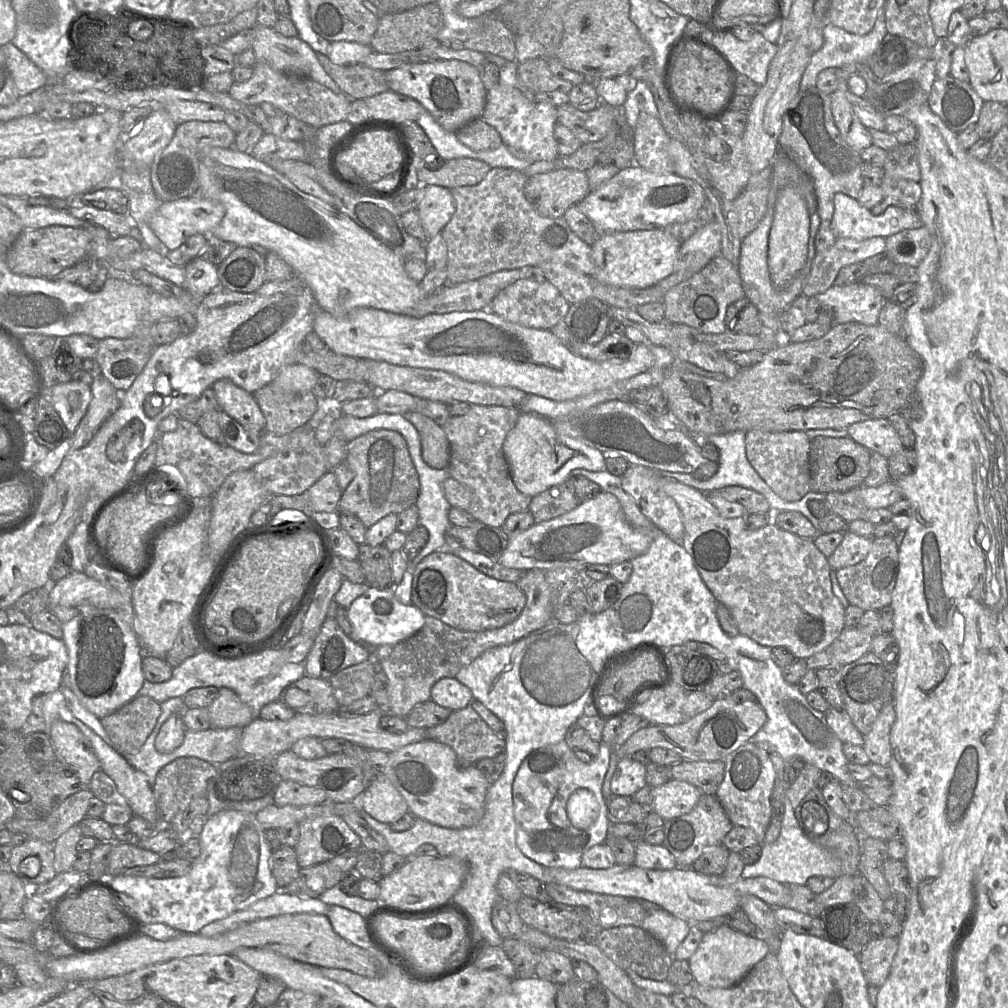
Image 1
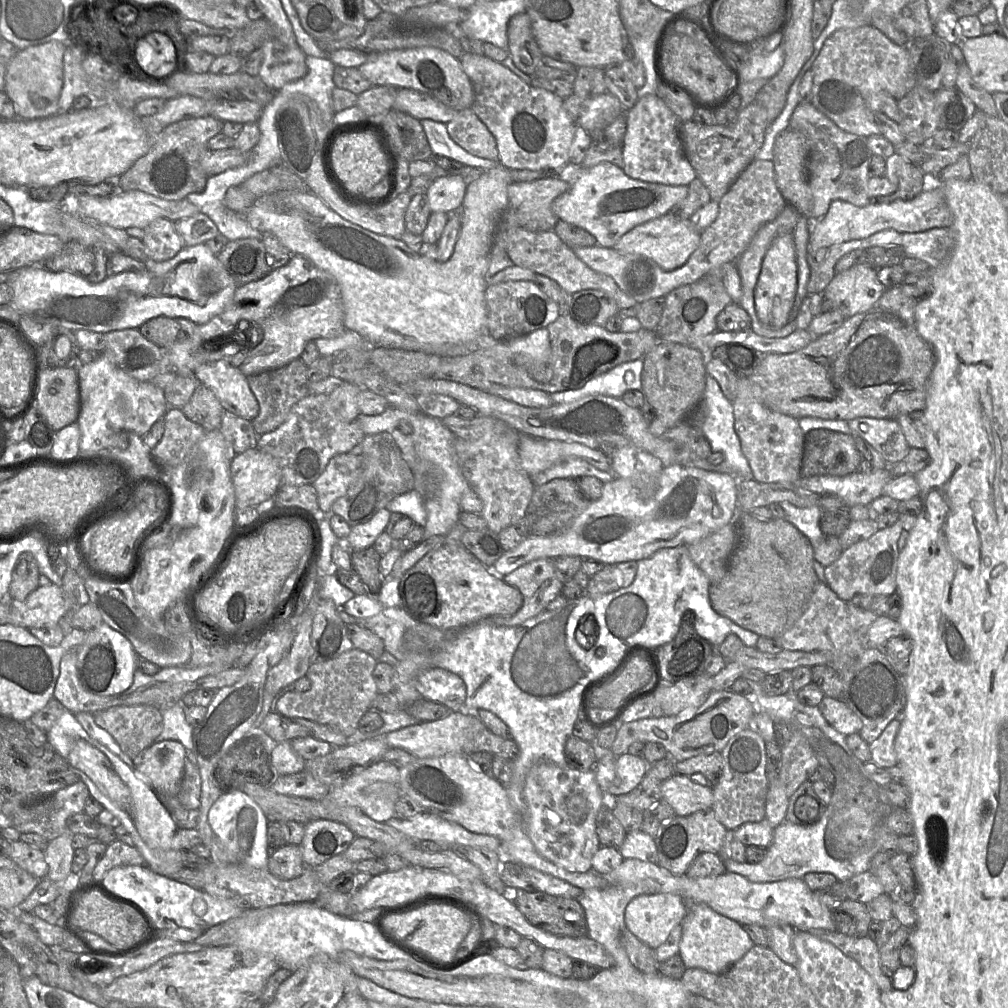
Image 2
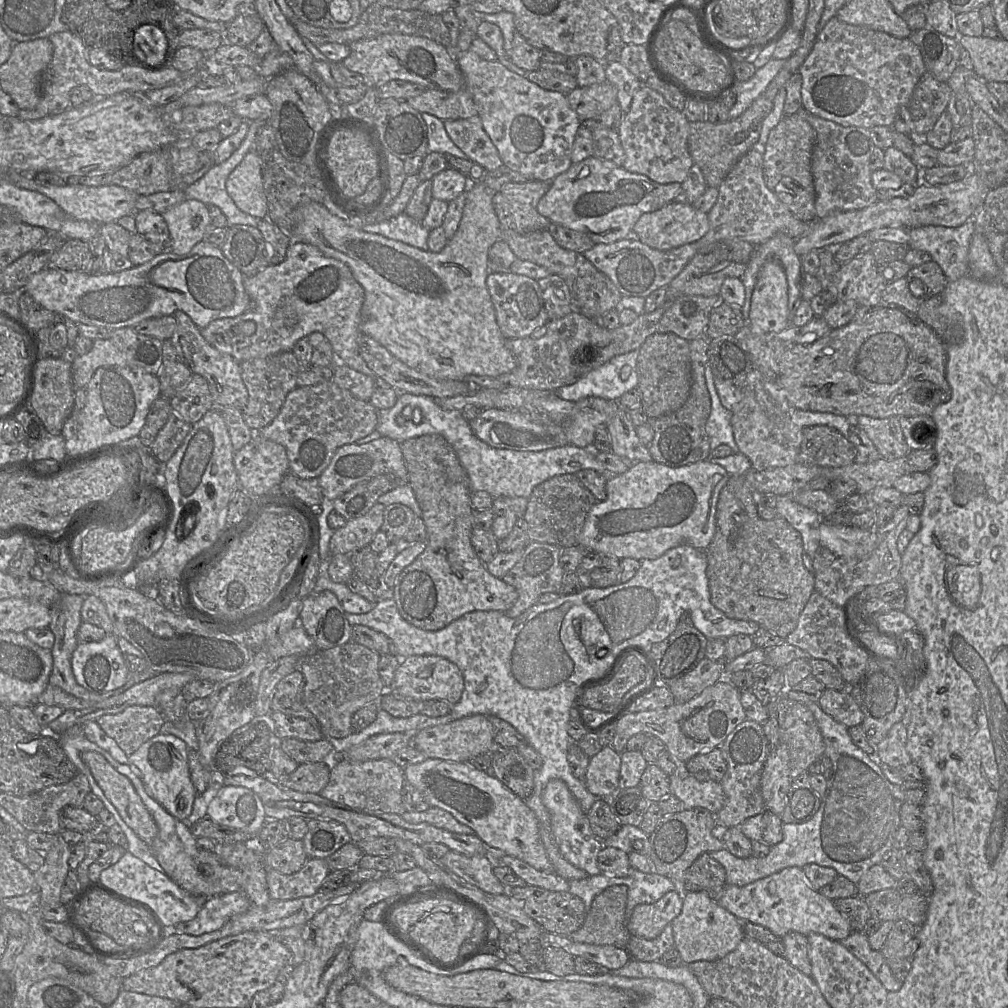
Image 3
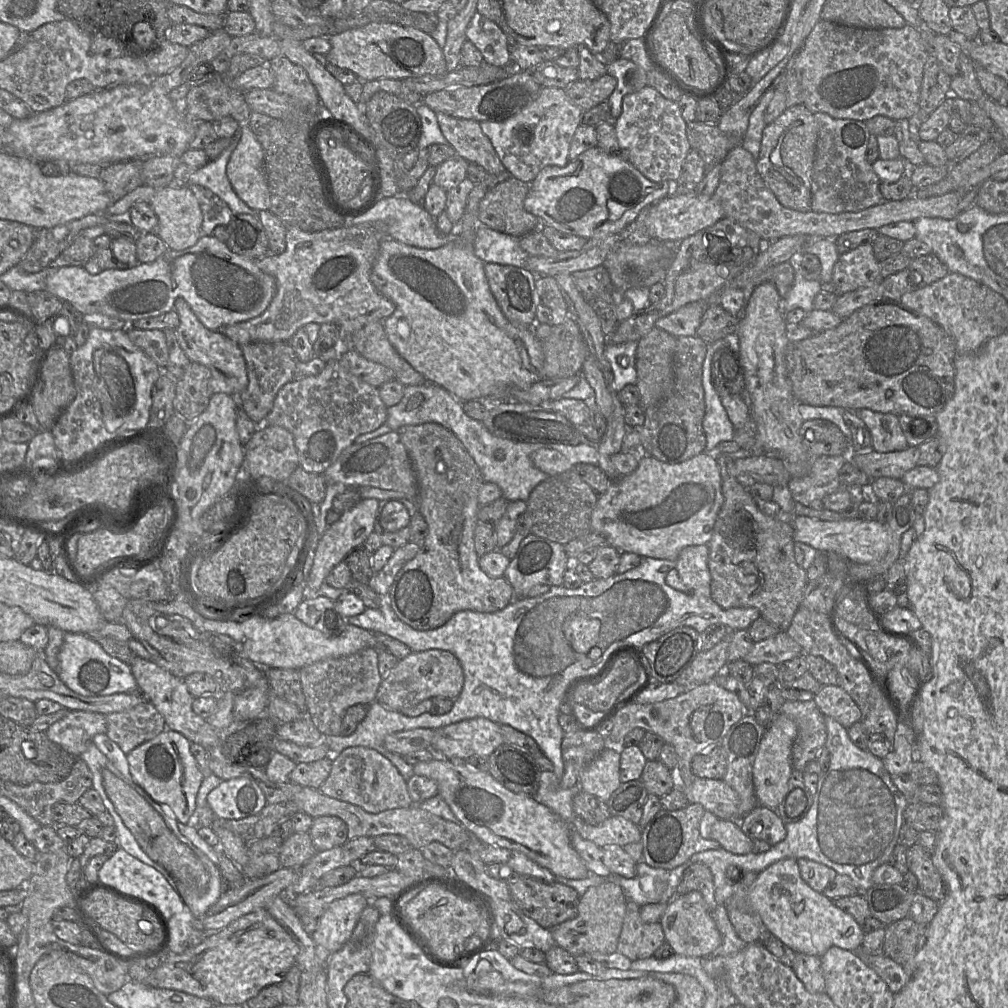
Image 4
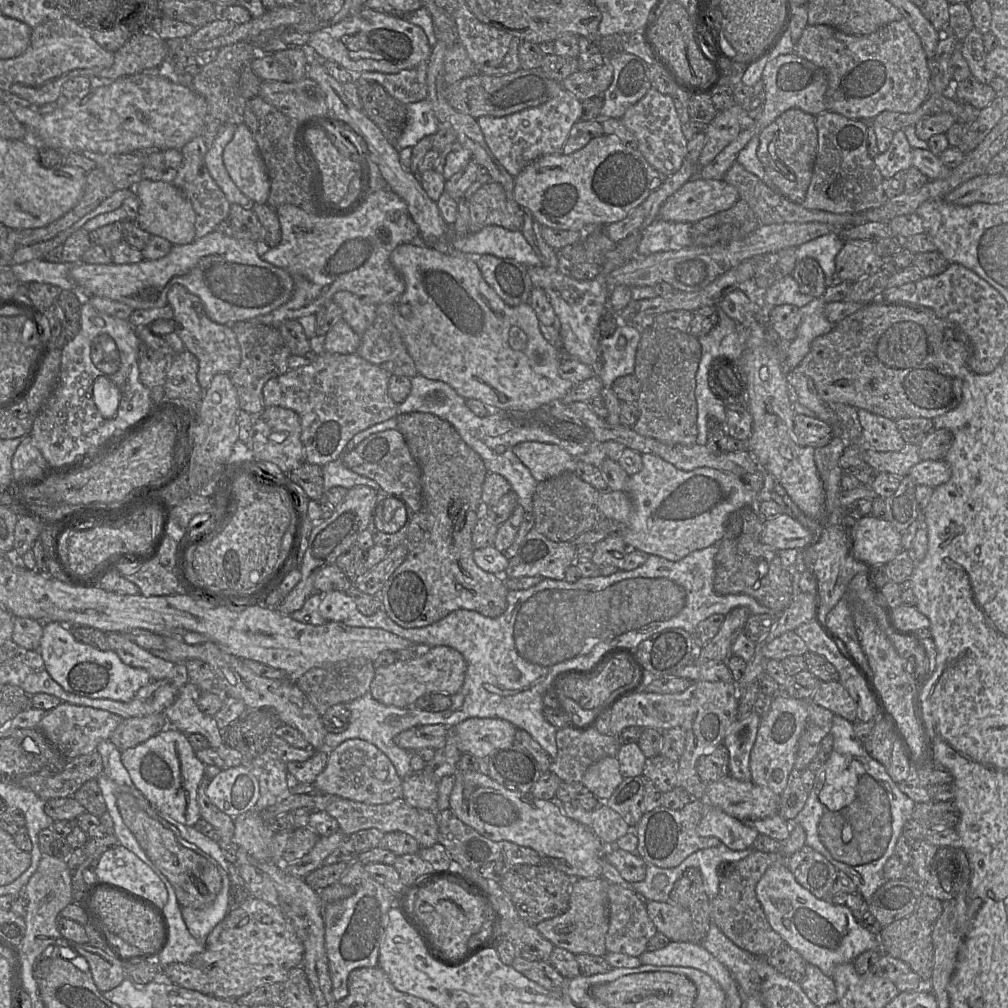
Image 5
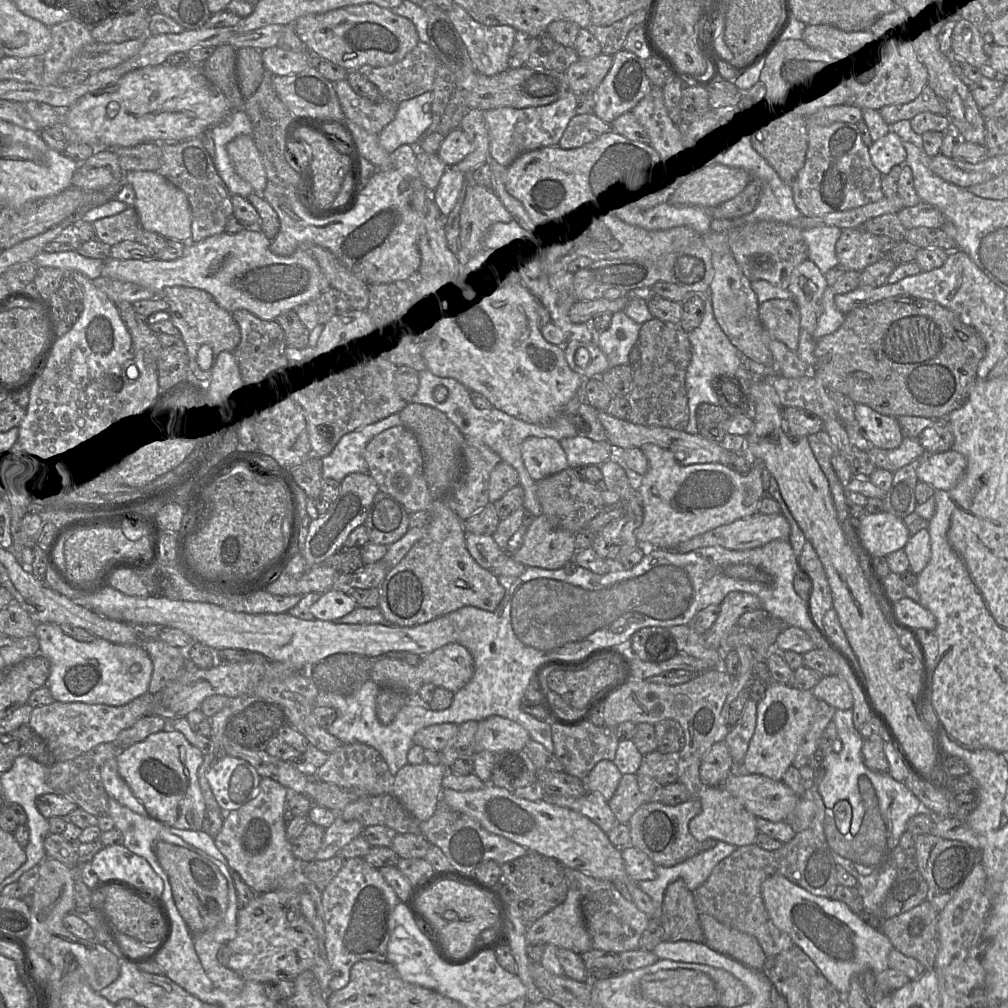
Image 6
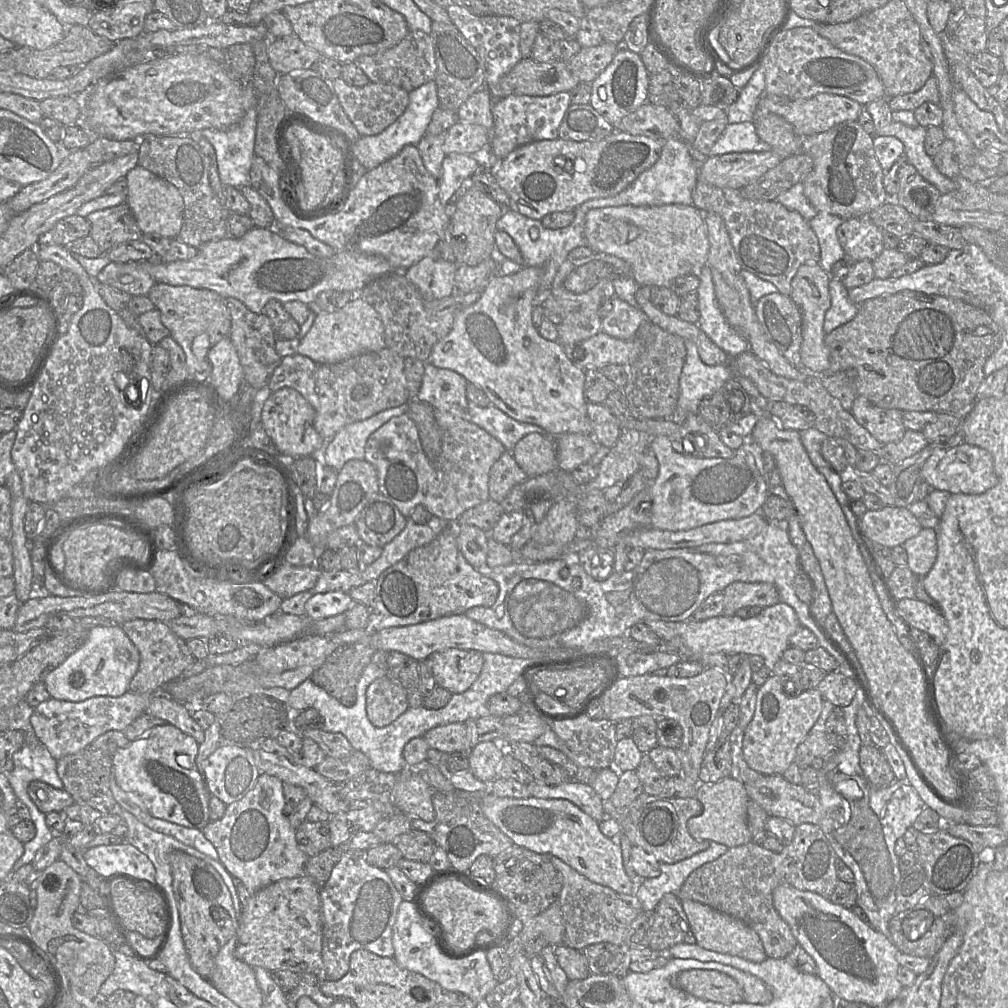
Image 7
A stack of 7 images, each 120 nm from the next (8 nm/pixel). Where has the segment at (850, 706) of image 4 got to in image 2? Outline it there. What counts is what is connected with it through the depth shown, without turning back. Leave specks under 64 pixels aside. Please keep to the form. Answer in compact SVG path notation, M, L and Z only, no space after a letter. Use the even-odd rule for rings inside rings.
M825 696L817 706L826 721L841 734L859 733L862 721L841 699Z

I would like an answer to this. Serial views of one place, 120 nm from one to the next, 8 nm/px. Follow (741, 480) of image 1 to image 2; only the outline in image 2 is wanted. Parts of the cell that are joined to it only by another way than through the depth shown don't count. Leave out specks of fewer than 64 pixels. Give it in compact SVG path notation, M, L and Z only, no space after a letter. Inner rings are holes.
M706 375L705 419L703 433L712 452L721 452L730 473L736 479L753 479L752 470L741 451L738 435L734 429L734 412L731 401L723 394L717 381ZM787 501L780 502L779 504L786 514L784 520L789 521L799 529L799 531L810 540L815 550L823 536L820 527L822 509L819 505L800 508Z

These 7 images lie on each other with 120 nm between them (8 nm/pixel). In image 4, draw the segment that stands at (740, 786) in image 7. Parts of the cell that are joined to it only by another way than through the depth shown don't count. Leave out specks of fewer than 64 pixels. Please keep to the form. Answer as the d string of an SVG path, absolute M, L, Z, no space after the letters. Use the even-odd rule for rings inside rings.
M717 819L711 827L710 839L716 840L722 848L733 854L745 855L752 852L753 840L734 819Z

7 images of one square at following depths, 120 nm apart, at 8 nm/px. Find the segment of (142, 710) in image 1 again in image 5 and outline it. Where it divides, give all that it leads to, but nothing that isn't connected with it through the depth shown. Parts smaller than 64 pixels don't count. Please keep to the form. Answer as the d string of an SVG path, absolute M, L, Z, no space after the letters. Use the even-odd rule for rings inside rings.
M163 713L127 718L122 720L109 740L122 753L147 741L167 727L168 722Z

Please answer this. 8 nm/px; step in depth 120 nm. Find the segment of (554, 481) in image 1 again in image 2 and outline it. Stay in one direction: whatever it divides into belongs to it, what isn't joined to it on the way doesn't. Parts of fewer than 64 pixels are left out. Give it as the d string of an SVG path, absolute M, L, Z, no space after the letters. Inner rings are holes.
M522 434L518 449L520 464L531 479L569 456L579 457L601 471L613 473L612 460L609 460L600 449L591 449L580 443Z

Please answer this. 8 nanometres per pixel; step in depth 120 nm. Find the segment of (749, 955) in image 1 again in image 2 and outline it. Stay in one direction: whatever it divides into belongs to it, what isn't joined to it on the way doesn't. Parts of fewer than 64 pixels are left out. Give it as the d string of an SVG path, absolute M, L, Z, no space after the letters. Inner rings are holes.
M704 903L689 904L681 926L679 954L686 968L701 968L719 974L740 960L754 946L739 922L717 913Z

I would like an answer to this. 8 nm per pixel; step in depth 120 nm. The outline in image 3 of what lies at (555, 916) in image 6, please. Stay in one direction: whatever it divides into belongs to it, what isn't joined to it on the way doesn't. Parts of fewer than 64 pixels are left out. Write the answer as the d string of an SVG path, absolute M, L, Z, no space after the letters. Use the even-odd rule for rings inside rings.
M610 886L597 895L581 928L571 934L574 942L626 948L631 934L625 919L626 886Z

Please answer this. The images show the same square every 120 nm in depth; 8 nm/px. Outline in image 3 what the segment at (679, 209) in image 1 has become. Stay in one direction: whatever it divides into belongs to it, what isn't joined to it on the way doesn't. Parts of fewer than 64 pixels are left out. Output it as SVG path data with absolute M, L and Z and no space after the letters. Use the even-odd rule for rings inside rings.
M590 156L555 177L549 190L539 200L537 211L552 223L585 233L595 244L610 244L632 236L641 215L659 210L674 201L681 183L660 184L643 174L632 173L606 159Z

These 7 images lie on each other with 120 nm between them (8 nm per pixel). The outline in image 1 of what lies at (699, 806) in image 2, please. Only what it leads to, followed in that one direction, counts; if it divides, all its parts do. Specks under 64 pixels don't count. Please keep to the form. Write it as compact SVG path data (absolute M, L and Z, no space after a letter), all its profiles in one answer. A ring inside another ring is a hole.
M671 779L663 785L652 788L652 810L668 821L689 813L703 793L694 785Z

